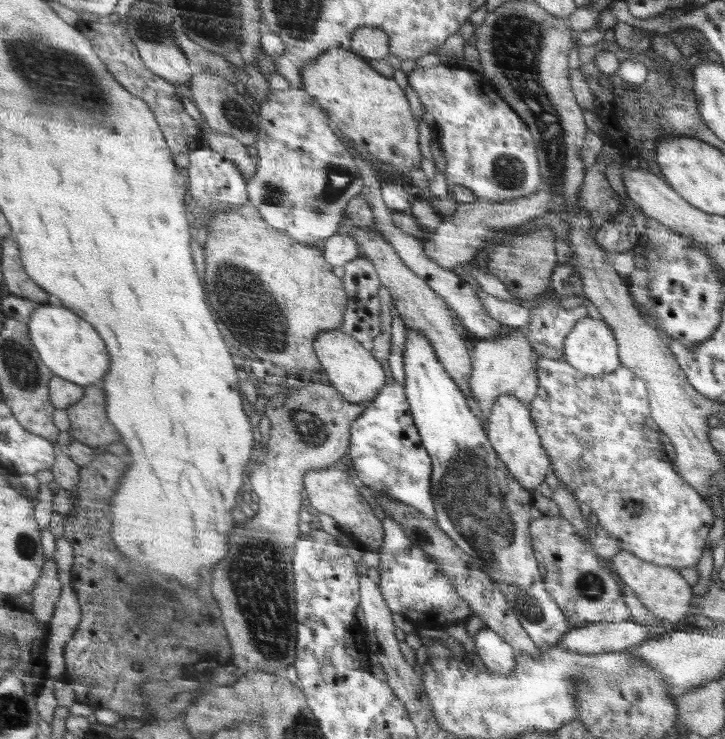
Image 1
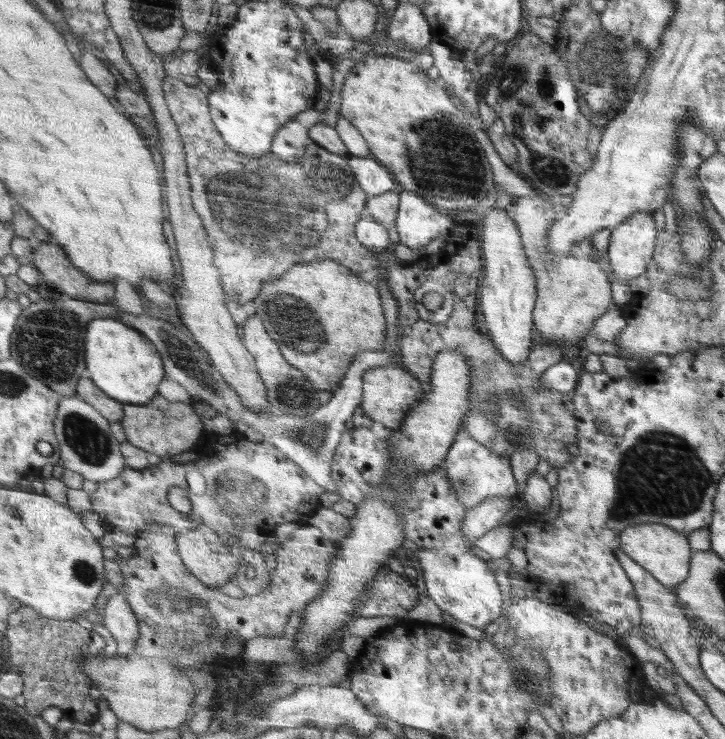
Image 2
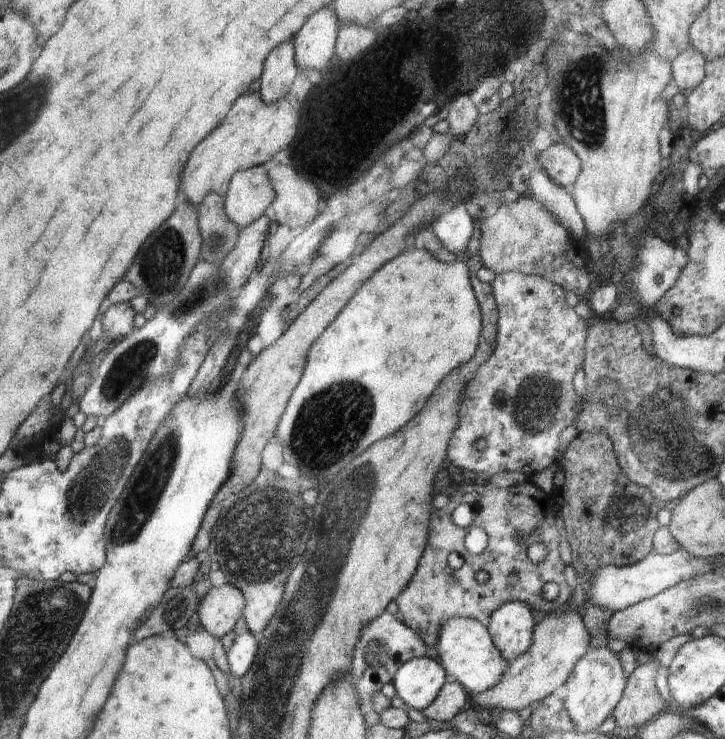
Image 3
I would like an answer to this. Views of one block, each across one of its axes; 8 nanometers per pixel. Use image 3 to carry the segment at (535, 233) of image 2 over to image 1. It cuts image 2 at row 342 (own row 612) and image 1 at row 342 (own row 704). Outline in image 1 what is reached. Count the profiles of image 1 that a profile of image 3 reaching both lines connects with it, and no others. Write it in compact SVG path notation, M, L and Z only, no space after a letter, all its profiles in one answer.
M506 329L502 337L498 339L481 339L474 345L472 351L472 377L469 385L471 396L481 407L482 414L489 422L492 407L503 394L515 394L516 398L530 406L538 396L539 390L539 362L541 356L530 346L526 330Z

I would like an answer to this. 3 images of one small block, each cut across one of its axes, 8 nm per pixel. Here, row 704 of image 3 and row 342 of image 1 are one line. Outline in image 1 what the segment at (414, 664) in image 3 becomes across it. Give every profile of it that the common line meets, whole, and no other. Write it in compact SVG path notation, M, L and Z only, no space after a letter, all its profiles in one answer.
M406 328L406 342L403 349L403 364L405 371L405 387L410 404L410 414L414 416L414 424L422 445L430 455L432 463L430 492L434 503L437 525L472 558L473 562L482 568L482 573L497 584L506 602L514 609L521 627L528 633L531 641L537 647L556 644L563 636L575 627L563 613L558 603L544 588L538 563L532 552L530 508L532 496L523 489L521 483L511 474L510 467L499 458L492 448L487 430L482 426L468 407L462 388L455 382L439 356L436 356L434 346L427 336L416 333L414 329Z

